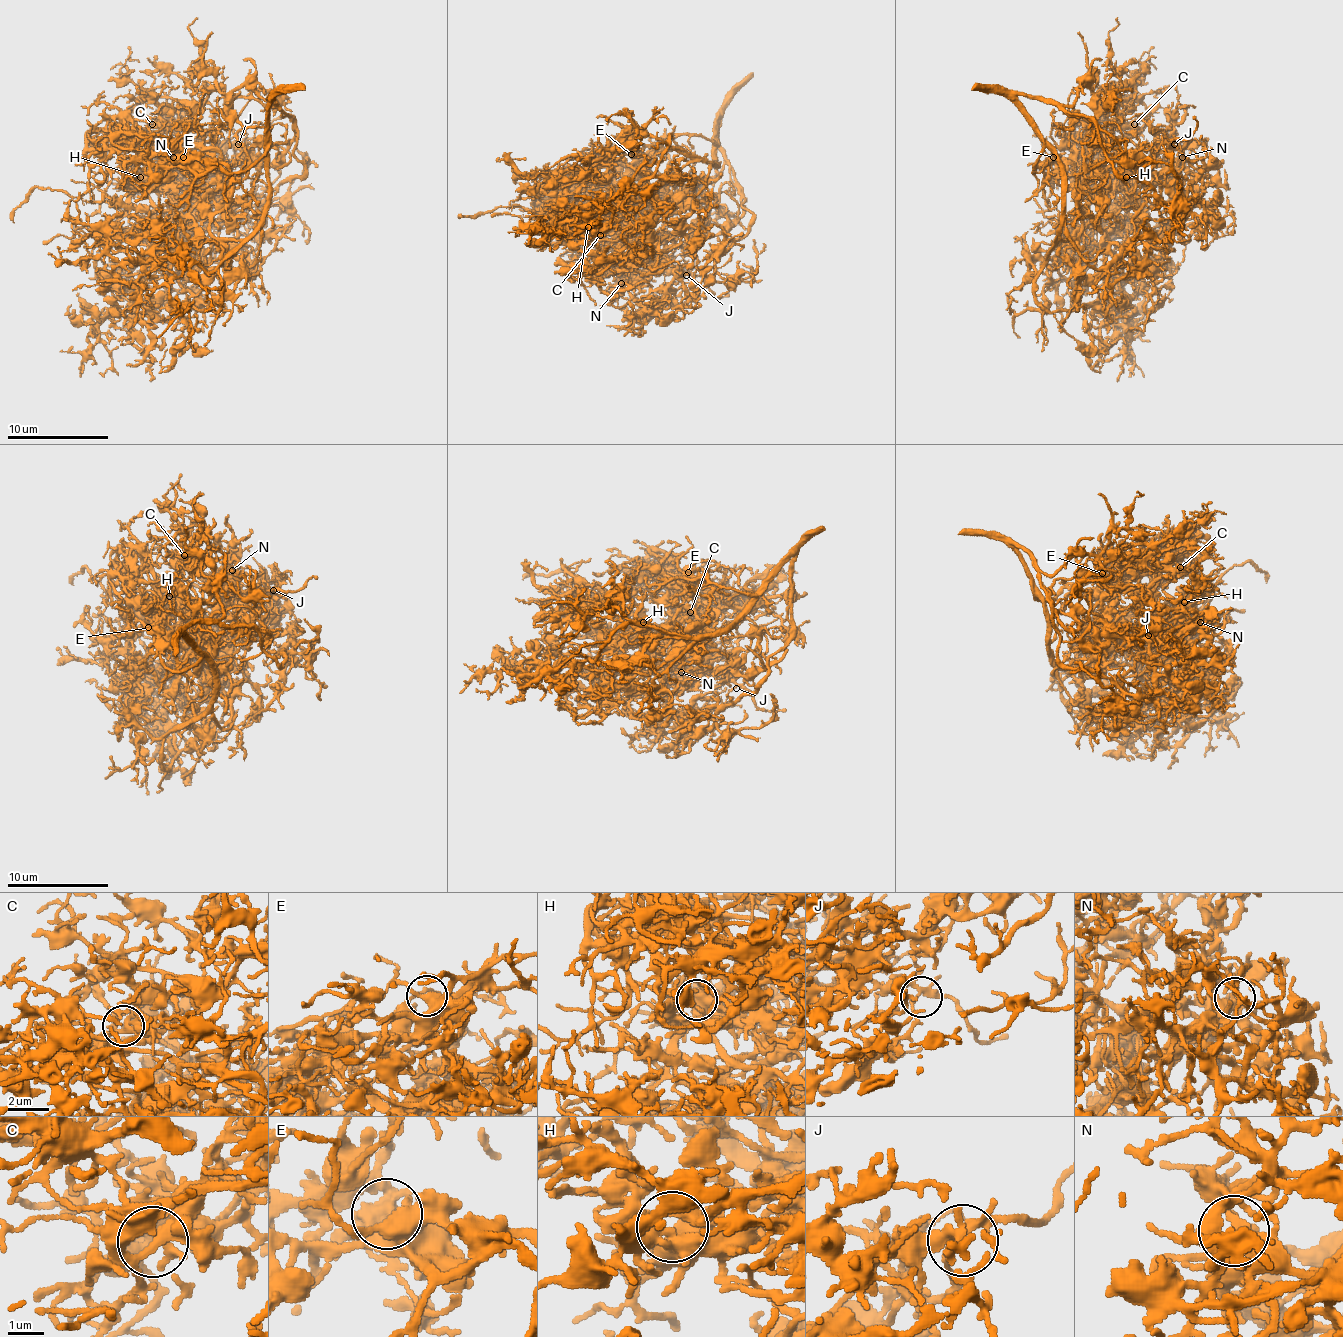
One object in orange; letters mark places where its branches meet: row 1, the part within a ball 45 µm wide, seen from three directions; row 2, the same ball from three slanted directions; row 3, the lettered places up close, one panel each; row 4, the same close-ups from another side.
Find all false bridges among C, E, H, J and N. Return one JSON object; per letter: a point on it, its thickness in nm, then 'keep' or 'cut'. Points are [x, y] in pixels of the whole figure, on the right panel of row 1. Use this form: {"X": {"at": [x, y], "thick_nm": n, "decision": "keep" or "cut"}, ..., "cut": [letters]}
{"C": {"at": [1134, 124], "thick_nm": 280, "decision": "keep"}, "E": {"at": [1053, 157], "thick_nm": 400, "decision": "keep"}, "H": {"at": [1126, 177], "thick_nm": 440, "decision": "keep"}, "J": {"at": [1174, 144], "thick_nm": 240, "decision": "keep"}, "N": {"at": [1182, 157], "thick_nm": 280, "decision": "keep"}, "cut": []}

